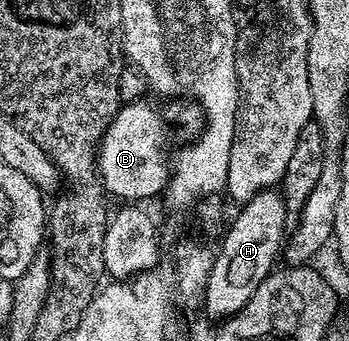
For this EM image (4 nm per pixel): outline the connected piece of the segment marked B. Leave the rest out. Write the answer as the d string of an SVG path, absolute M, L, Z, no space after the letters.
M147 98L124 103L113 122L109 122L97 149L97 171L104 189L112 197L115 195L117 199L125 200L121 202L141 202L137 200L147 200L158 192L160 195L169 179L167 143L171 140L171 124L179 128L192 124L195 130L199 130L205 123L202 108L195 106L192 109L190 116L179 108L171 108L167 112L167 121L162 110L150 104Z

